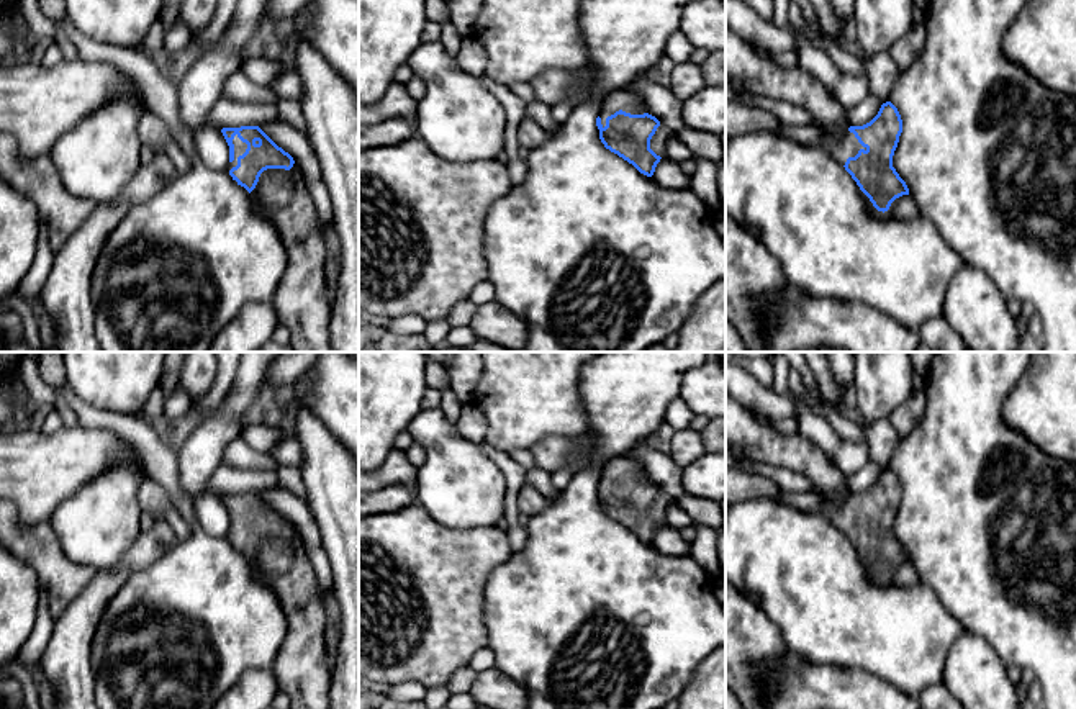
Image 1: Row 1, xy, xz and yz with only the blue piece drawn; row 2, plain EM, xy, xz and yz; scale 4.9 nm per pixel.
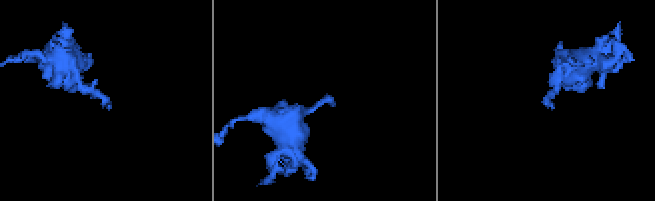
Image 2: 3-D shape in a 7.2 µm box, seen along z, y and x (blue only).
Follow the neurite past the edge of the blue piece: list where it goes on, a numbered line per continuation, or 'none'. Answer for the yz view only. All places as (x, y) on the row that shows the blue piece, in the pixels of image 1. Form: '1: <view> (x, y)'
1: yz (849, 146)

